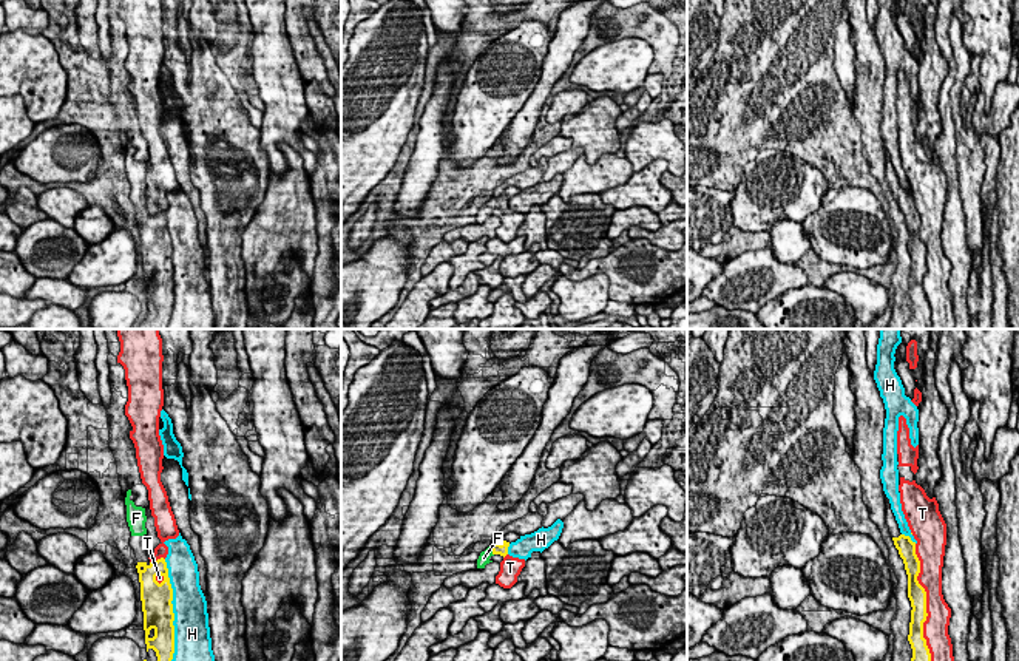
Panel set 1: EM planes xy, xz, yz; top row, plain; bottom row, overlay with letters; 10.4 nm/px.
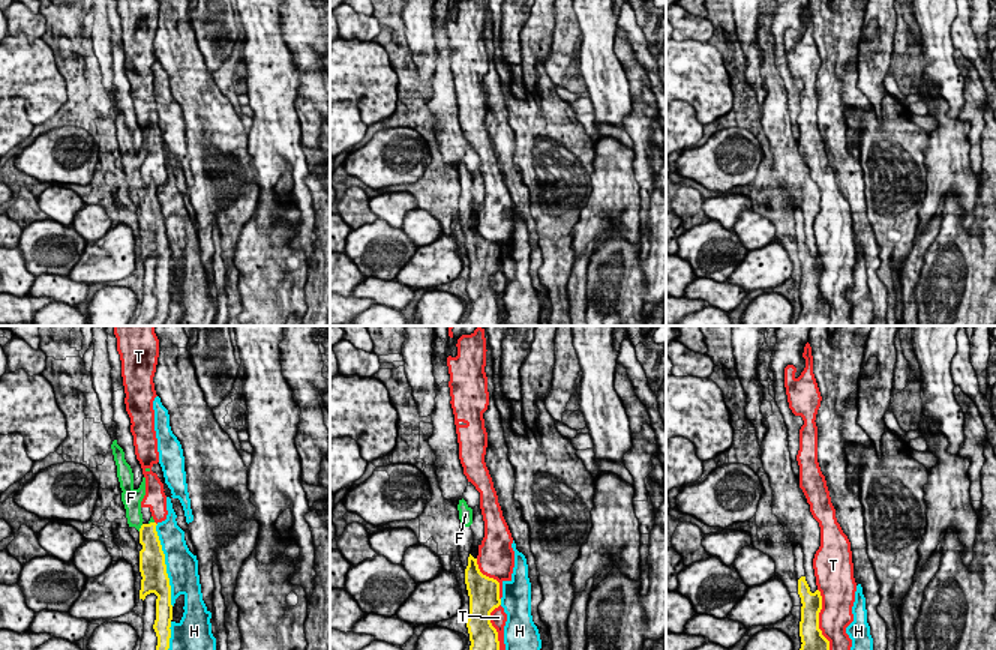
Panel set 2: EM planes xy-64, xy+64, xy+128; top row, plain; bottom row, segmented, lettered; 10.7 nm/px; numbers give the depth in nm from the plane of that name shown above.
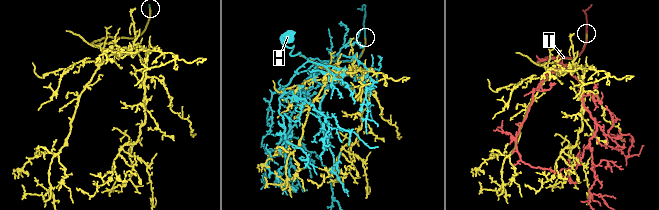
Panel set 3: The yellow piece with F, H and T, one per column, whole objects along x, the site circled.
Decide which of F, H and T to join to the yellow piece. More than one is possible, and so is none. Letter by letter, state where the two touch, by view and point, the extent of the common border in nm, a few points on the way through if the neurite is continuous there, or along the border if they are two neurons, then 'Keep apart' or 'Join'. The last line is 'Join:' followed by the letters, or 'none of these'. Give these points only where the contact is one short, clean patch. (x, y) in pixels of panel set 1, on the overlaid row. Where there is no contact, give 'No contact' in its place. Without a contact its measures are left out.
F: Touches yellow at xz (491, 549). Shared border 120 nm. Path across: xz (497, 549), (491, 549), (484, 558). Join
H: Touches yellow at xy (172, 610). Shared border 1050 nm. Keep apart
T: Touches yellow at yz (925, 603). Shared border 1250 nm. Keep apart
Join: F

